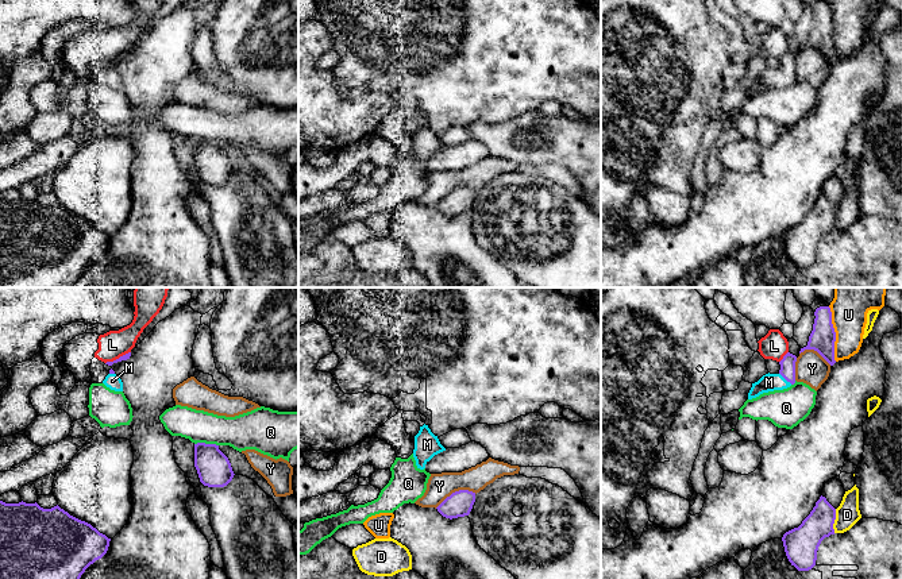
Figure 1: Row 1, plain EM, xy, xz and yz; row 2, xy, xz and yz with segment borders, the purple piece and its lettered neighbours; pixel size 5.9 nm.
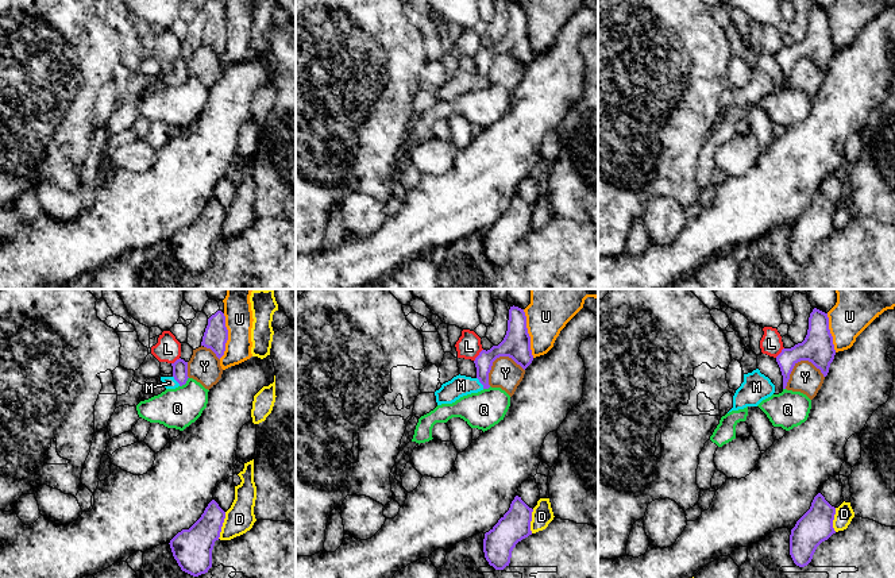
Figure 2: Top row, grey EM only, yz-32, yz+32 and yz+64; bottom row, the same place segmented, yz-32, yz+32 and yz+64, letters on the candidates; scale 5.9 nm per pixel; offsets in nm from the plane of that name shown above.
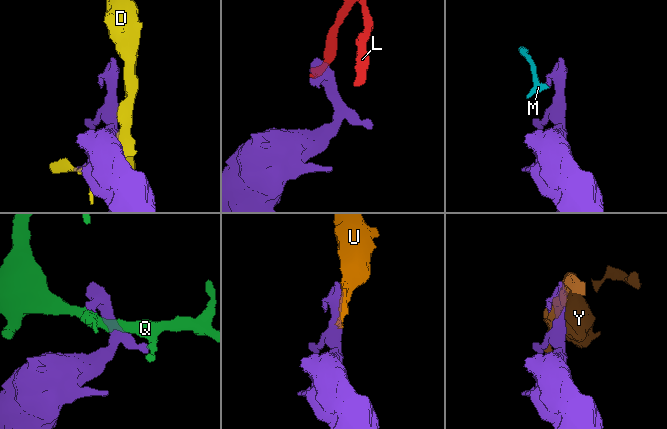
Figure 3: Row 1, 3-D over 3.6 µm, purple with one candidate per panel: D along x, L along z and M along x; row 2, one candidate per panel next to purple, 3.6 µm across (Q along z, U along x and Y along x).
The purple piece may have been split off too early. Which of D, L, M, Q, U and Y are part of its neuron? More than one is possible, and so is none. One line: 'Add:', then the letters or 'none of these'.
Add: M

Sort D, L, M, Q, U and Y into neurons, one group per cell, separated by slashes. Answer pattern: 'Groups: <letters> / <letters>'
Groups: D / L / M / Q / U / Y

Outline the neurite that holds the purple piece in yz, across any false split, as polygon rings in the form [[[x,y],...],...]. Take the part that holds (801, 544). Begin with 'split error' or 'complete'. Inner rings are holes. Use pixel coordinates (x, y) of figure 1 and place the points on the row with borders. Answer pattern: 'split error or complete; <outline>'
complete; [[[821,495],[802,524],[786,532],[782,537],[791,566],[798,571],[809,571],[816,566],[821,541],[834,534],[834,520],[836,509]]]

